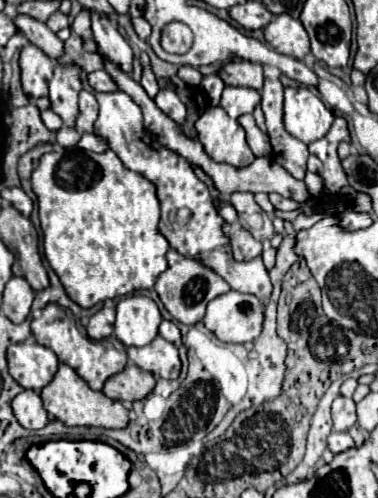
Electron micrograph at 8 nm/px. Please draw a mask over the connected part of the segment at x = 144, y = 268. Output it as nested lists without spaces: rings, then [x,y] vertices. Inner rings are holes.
[[[80,148],[48,152],[32,172],[32,190],[38,196],[44,255],[50,268],[58,274],[68,298],[78,306],[92,308],[106,298],[122,298],[138,290],[150,290],[168,268],[166,252],[170,244],[158,228],[160,200],[156,200],[156,186],[148,184],[138,172],[124,168],[112,150],[104,154],[84,152]]]

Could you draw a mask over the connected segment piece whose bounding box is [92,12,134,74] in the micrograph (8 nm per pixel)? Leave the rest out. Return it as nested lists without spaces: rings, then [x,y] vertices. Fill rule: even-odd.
[[[92,12],[92,34],[102,56],[108,58],[112,64],[116,64],[122,72],[130,74],[134,54],[124,36],[118,32],[116,24],[112,24],[106,16]]]

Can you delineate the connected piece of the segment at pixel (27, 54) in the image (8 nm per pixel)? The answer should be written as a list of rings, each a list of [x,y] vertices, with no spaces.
[[[28,44],[20,52],[20,70],[22,70],[22,88],[30,98],[48,96],[48,82],[54,72],[54,60],[48,58],[40,48]]]

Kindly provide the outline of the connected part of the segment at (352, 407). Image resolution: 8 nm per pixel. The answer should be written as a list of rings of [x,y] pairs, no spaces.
[[[338,396],[332,404],[332,420],[334,420],[334,430],[346,432],[356,424],[356,404],[352,398],[342,398]]]

